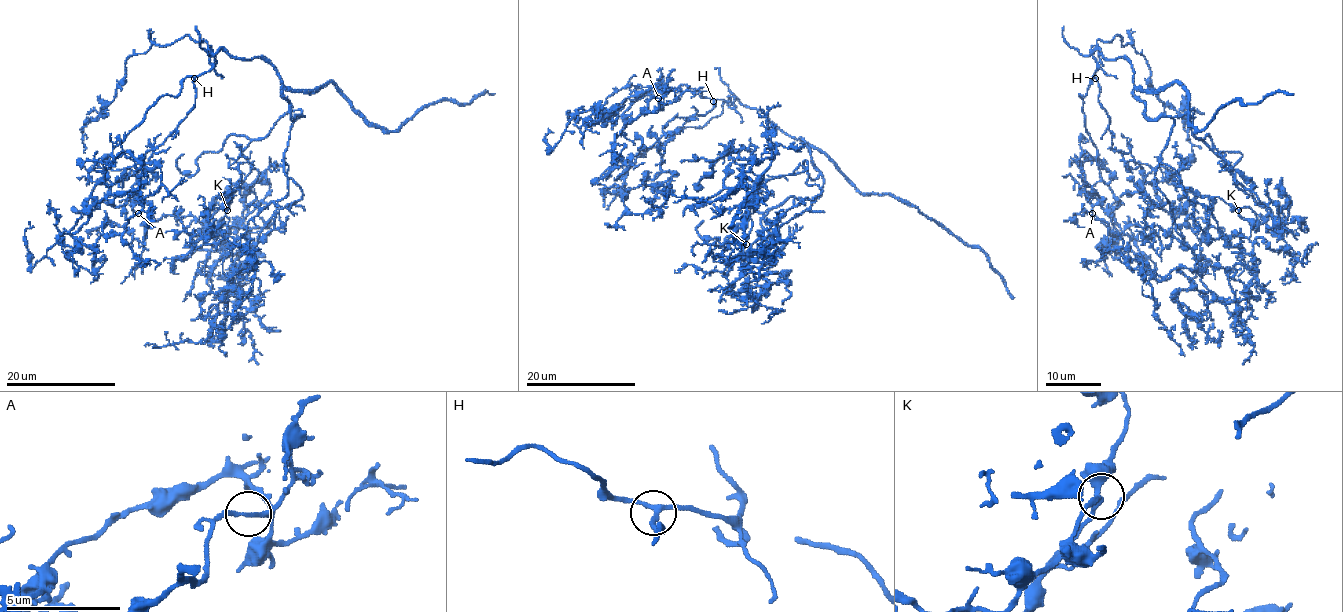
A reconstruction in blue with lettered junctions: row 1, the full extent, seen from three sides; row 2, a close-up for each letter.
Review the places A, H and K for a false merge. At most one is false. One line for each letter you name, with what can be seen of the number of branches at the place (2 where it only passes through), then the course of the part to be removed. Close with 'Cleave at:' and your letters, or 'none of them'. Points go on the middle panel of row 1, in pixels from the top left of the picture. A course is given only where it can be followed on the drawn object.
Cleave at: none of them

